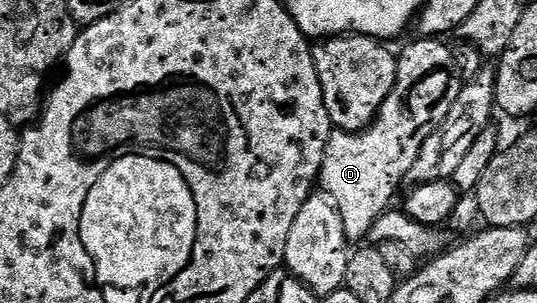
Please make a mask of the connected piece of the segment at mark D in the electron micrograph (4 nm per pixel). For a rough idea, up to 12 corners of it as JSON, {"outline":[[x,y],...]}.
{"outline":[[418,37],[370,126],[331,130],[320,187],[358,245],[463,80]]}

